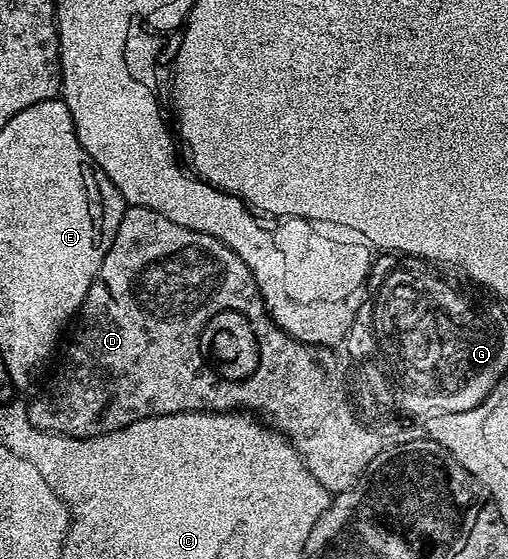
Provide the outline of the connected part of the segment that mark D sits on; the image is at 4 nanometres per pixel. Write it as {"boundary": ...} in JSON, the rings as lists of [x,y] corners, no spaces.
{"boundary":[[[127,207],[120,218],[120,226],[116,230],[116,238],[112,238],[112,246],[108,246],[108,254],[100,266],[98,276],[92,282],[88,294],[78,310],[76,323],[73,325],[68,339],[60,352],[60,359],[56,367],[49,373],[45,381],[46,389],[38,397],[30,400],[32,406],[32,425],[45,432],[55,432],[61,436],[102,436],[110,428],[122,428],[137,420],[149,416],[167,416],[170,412],[233,412],[245,410],[250,414],[257,414],[269,427],[279,431],[289,438],[291,446],[300,454],[304,466],[331,494],[348,490],[366,472],[366,467],[372,462],[371,457],[380,450],[382,443],[378,436],[363,431],[353,422],[350,409],[346,406],[342,391],[322,392],[322,384],[318,384],[318,352],[322,348],[322,360],[326,360],[329,350],[320,344],[305,344],[293,340],[289,334],[279,328],[270,318],[266,310],[266,303],[258,292],[258,283],[254,280],[252,270],[236,253],[215,236],[200,234],[196,230],[188,230],[184,226],[176,226],[176,222],[168,222],[164,214],[156,214],[156,210],[147,208]]]}

